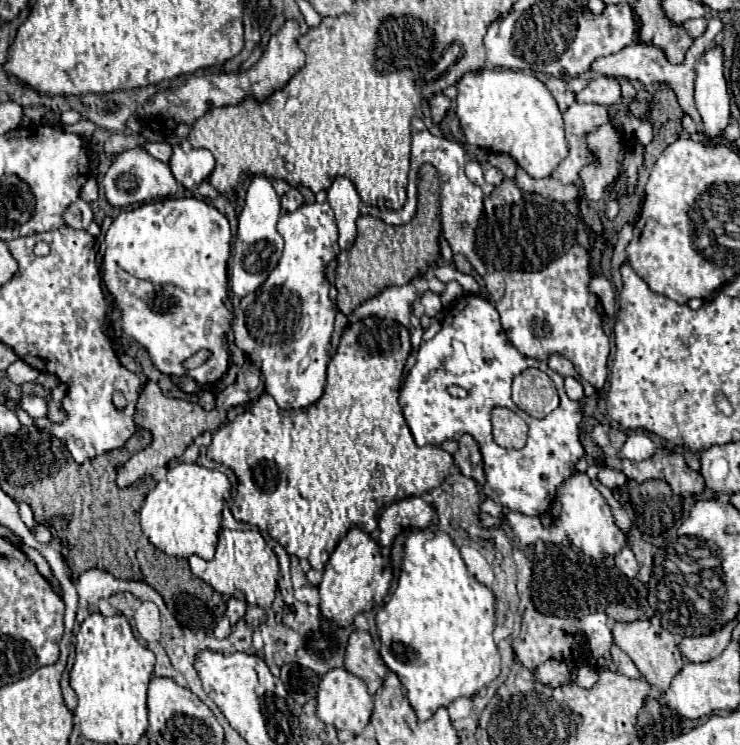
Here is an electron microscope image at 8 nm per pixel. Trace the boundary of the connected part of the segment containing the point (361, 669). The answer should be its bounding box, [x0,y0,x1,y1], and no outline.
[344,630,388,696]

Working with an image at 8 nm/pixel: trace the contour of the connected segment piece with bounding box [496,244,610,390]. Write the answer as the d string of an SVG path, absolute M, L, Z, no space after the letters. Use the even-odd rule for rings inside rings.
M574 244L566 256L554 260L540 272L506 274L506 294L496 302L496 310L508 340L518 348L518 352L534 356L536 360L548 360L552 354L560 354L574 364L584 380L588 380L596 390L602 390L608 374L606 362L610 340L600 326L596 296L588 292L588 262L588 252Z

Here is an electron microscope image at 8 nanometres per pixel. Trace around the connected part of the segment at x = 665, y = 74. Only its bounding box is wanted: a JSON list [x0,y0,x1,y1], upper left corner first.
[590,18,722,132]

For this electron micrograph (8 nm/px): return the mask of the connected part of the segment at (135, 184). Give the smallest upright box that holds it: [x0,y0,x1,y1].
[102,146,178,208]

